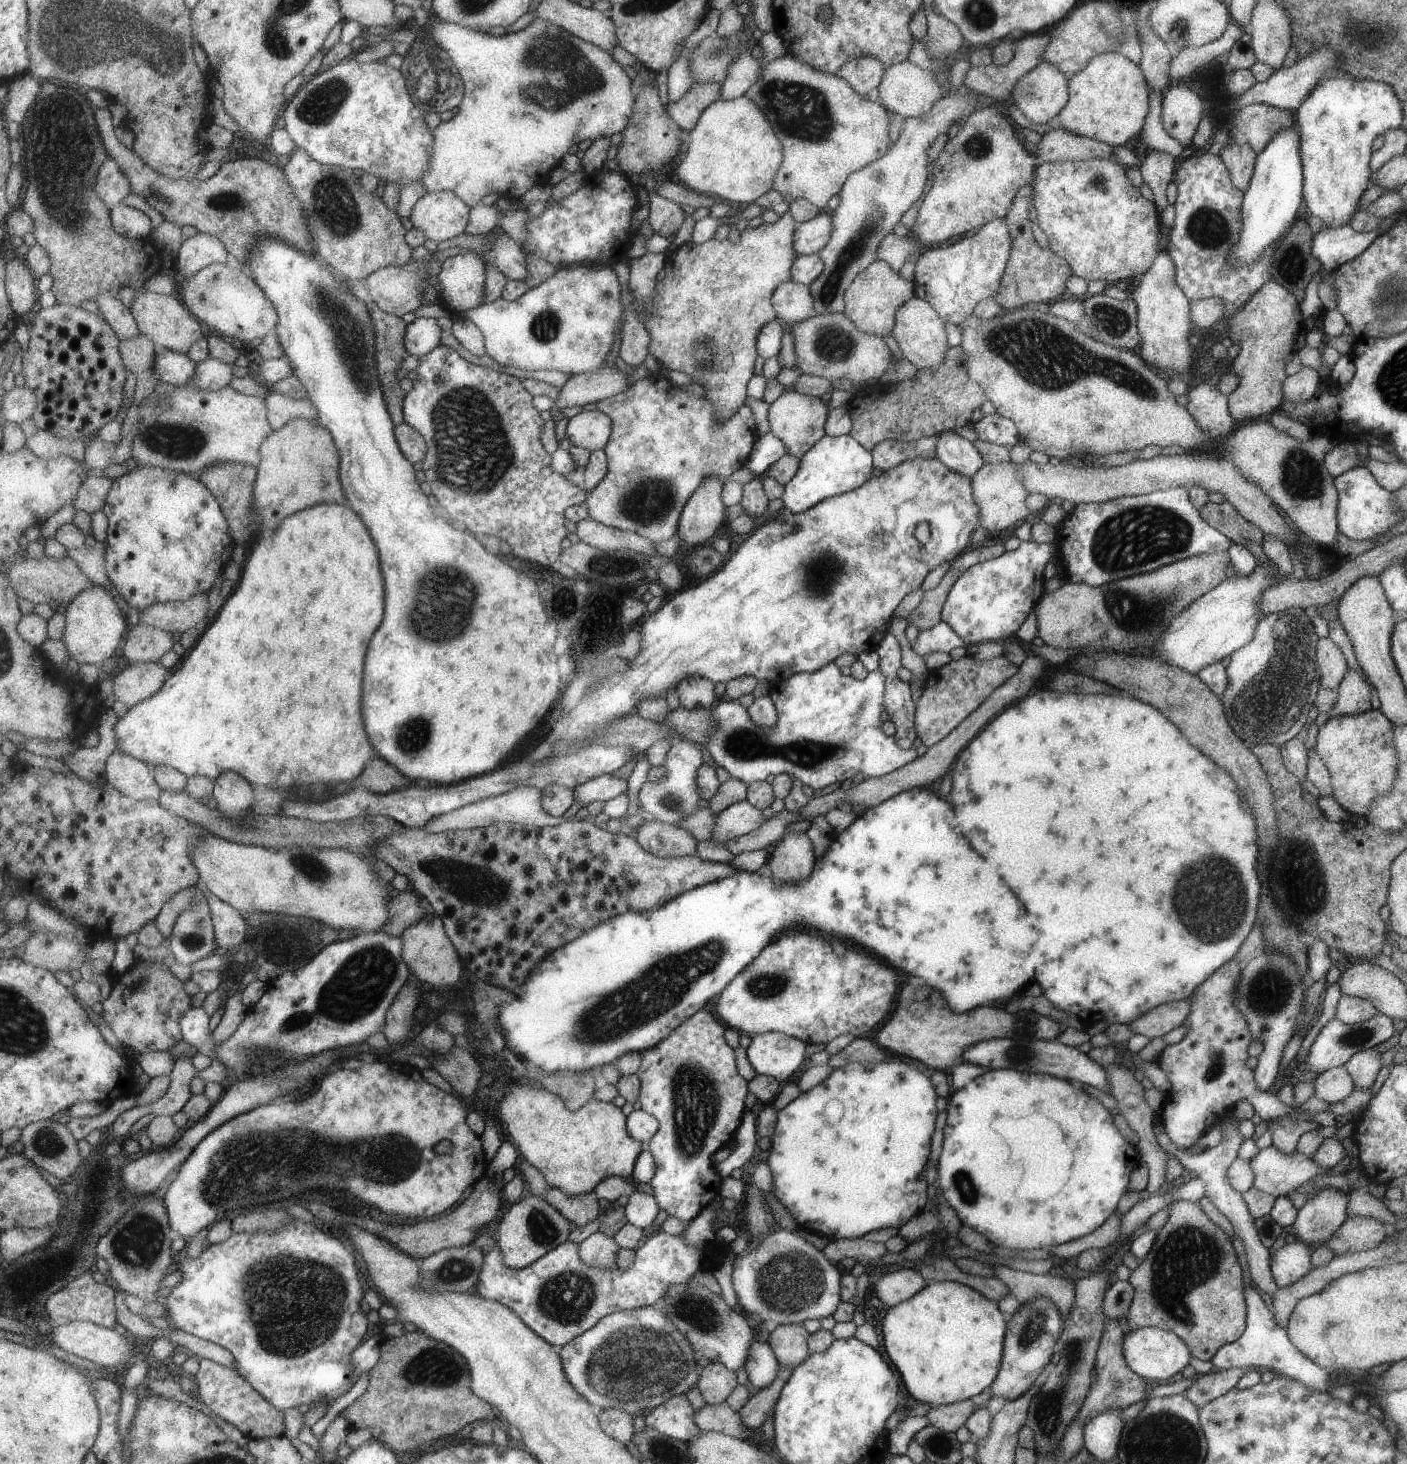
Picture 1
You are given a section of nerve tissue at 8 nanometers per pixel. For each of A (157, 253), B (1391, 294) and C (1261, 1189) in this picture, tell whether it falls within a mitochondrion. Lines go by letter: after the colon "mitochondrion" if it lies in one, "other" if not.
A: other
B: mitochondrion
C: other

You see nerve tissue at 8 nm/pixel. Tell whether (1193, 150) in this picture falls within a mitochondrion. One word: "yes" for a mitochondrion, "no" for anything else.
no

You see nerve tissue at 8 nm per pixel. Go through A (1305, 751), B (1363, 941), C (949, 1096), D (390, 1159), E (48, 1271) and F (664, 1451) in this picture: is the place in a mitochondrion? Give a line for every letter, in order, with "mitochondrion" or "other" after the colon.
A: other
B: other
C: other
D: mitochondrion
E: other
F: mitochondrion

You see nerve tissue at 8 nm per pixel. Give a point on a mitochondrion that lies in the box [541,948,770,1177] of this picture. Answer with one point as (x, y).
(695, 1101)

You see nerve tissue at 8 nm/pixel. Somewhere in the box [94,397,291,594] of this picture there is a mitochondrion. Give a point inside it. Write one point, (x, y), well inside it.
(173, 440)

